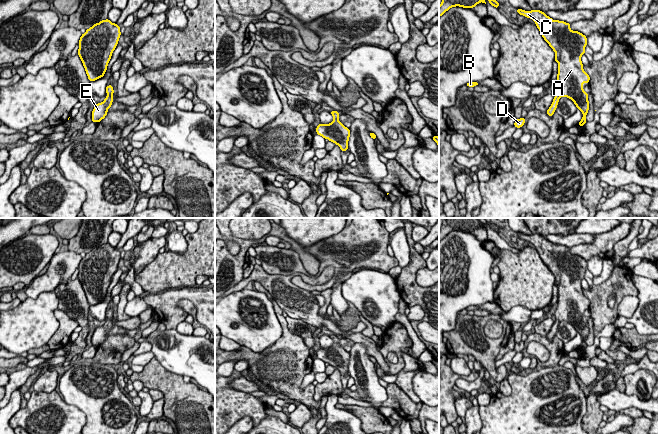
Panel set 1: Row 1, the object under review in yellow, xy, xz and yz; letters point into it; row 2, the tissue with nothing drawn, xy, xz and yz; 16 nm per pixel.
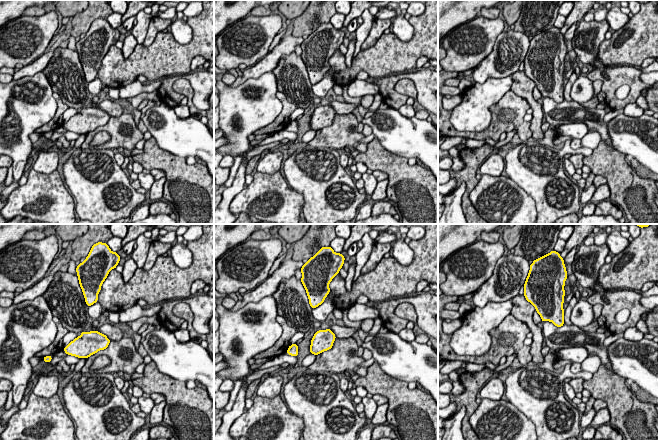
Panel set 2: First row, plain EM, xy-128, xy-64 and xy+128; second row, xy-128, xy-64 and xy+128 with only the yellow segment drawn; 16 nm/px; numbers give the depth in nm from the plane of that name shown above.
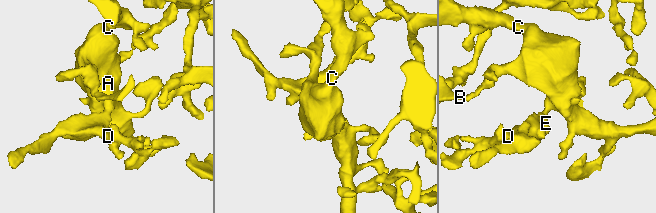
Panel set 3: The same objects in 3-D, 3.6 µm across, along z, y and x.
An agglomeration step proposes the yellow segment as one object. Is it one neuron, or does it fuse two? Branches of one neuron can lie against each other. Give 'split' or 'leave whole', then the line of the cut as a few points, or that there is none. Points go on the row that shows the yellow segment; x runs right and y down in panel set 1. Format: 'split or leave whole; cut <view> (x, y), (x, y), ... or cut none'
leave whole; cut none

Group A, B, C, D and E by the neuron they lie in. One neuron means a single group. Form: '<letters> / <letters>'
A B C D E

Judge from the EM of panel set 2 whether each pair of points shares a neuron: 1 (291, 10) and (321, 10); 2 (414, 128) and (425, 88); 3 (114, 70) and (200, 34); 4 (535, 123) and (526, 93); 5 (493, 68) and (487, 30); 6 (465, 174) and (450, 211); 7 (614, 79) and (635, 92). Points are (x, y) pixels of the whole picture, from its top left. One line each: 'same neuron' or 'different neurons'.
1: different neurons
2: different neurons
3: same neuron
4: same neuron
5: different neurons
6: different neurons
7: same neuron

